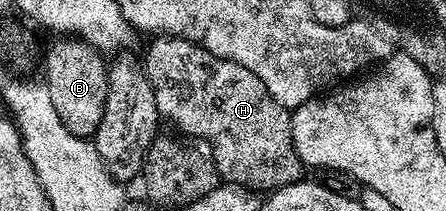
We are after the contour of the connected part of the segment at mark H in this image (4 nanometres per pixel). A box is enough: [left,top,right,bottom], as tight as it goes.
[144,35,304,190]

